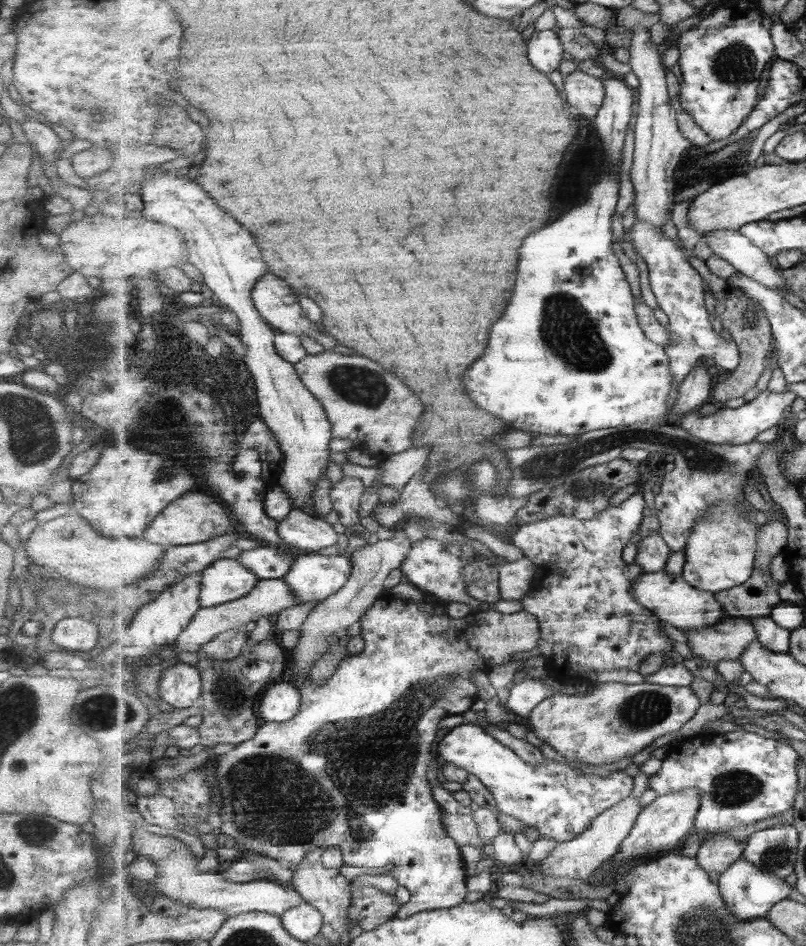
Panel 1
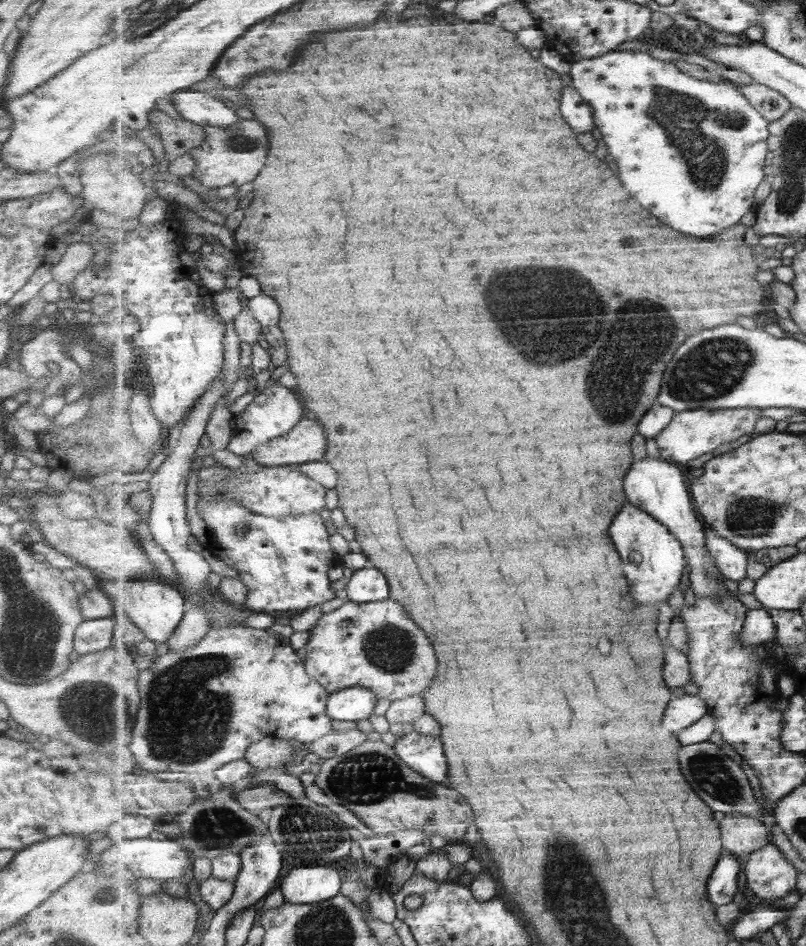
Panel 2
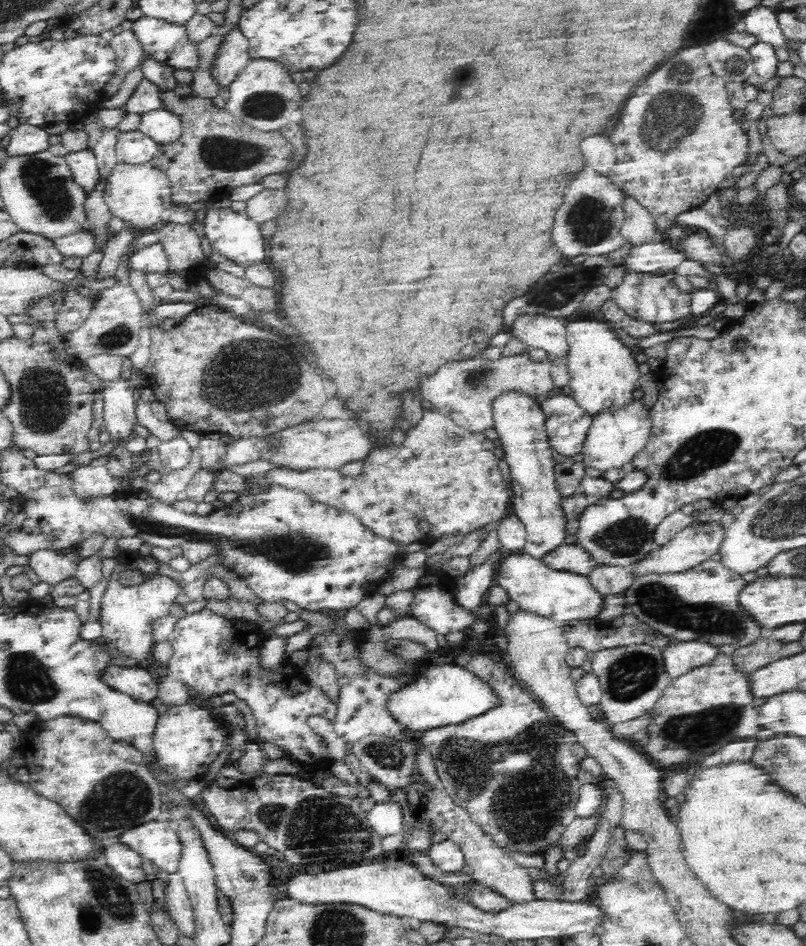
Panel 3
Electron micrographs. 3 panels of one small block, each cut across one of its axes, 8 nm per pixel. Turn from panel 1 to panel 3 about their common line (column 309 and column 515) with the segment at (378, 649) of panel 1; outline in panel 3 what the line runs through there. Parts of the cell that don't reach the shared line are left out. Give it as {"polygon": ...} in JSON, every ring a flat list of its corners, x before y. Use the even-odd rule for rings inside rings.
{"polygon":[[487,654,472,655,465,666,480,680,492,686,501,698,501,705,467,720,465,723,431,728,423,731,421,740,432,755,440,784,454,802,465,808,471,819,490,834,500,848,510,847,524,854,544,856,545,850,556,846,568,826,568,810,575,808,580,798,578,771,580,762,568,748,562,748,564,728,548,715,542,705,511,675,506,665,495,662]]}

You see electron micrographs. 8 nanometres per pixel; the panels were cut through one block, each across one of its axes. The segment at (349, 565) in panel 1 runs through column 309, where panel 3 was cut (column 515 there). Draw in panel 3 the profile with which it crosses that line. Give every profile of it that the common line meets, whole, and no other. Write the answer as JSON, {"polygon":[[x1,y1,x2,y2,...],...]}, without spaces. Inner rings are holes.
{"polygon":[[516,552,508,553,500,561,495,585,504,589,522,611,550,619,558,627,572,621,590,623,599,620,606,598,592,588,589,577,548,568,542,561]]}

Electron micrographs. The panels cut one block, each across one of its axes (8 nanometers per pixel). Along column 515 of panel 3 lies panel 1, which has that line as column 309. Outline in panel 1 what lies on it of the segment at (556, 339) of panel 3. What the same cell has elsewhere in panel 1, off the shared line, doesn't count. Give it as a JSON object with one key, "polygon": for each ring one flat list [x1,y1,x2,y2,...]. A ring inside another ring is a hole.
{"polygon":[[267,274,253,289,253,302,257,311,265,317,277,333,307,335,314,338,319,334,315,322,311,322,299,304,295,290,275,274]]}

